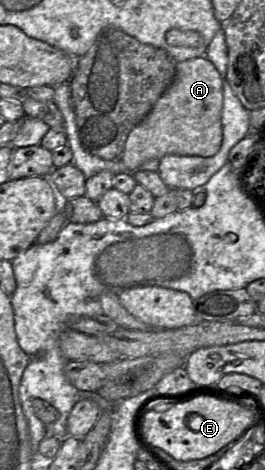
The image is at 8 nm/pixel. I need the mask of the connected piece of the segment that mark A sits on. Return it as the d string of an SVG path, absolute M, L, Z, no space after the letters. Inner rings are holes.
M205 56L178 62L169 88L127 137L121 159L127 171L169 154L214 156L223 141L222 109L223 84L215 65Z

